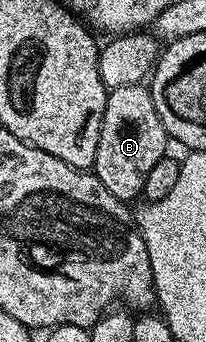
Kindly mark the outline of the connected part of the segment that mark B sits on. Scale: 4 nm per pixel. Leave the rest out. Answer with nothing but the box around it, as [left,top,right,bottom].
[92,83,168,201]

